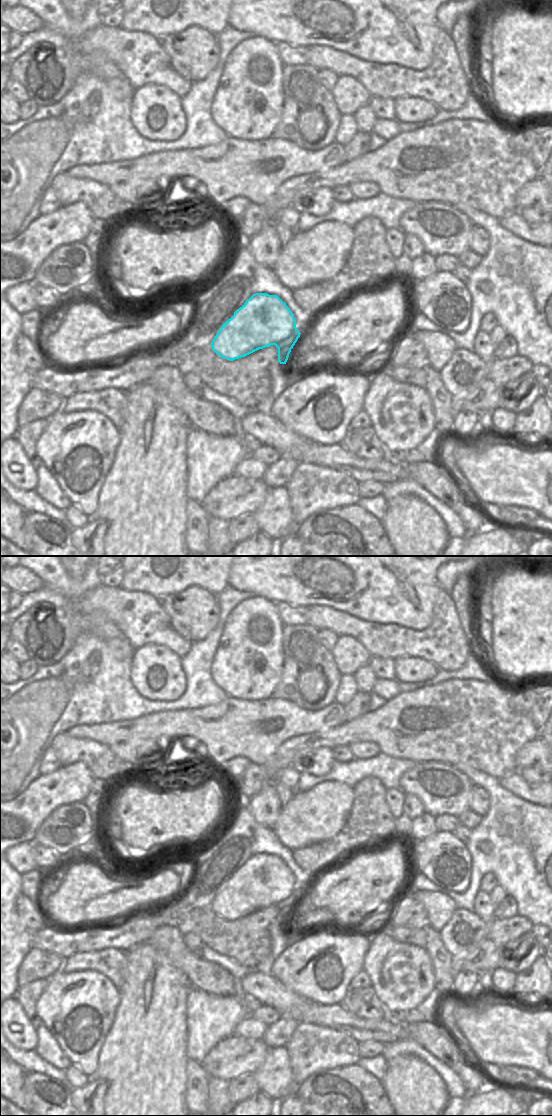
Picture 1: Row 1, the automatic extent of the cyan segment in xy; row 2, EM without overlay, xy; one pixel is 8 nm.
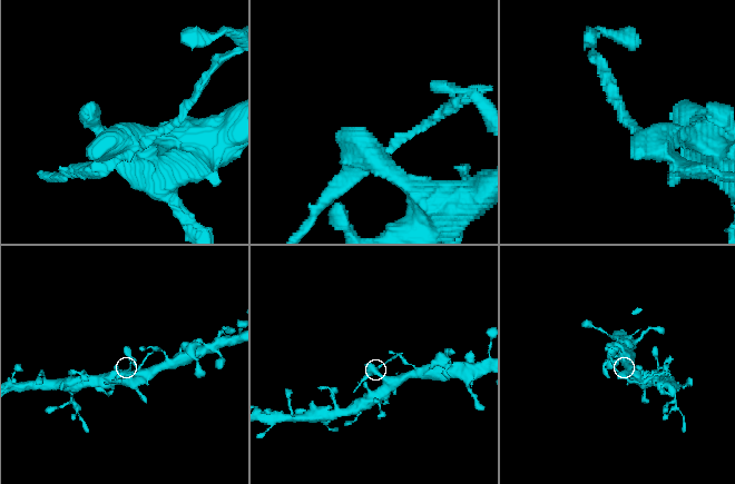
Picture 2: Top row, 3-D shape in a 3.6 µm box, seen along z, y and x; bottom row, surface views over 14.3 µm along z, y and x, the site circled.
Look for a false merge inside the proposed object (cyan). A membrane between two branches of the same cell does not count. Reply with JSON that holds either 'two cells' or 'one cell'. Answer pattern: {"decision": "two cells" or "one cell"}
{"decision": "two cells"}

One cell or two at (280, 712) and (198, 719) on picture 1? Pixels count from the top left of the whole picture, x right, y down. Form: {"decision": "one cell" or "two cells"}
{"decision": "one cell"}

